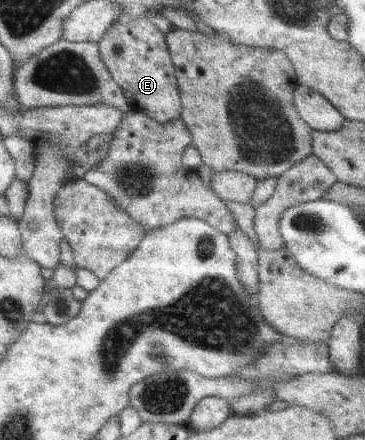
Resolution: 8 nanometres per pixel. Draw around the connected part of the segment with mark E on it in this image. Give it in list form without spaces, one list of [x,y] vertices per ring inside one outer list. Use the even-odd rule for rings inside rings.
[[[147,16],[114,23],[97,43],[102,62],[135,111],[160,124],[180,119],[180,93],[165,34]]]

